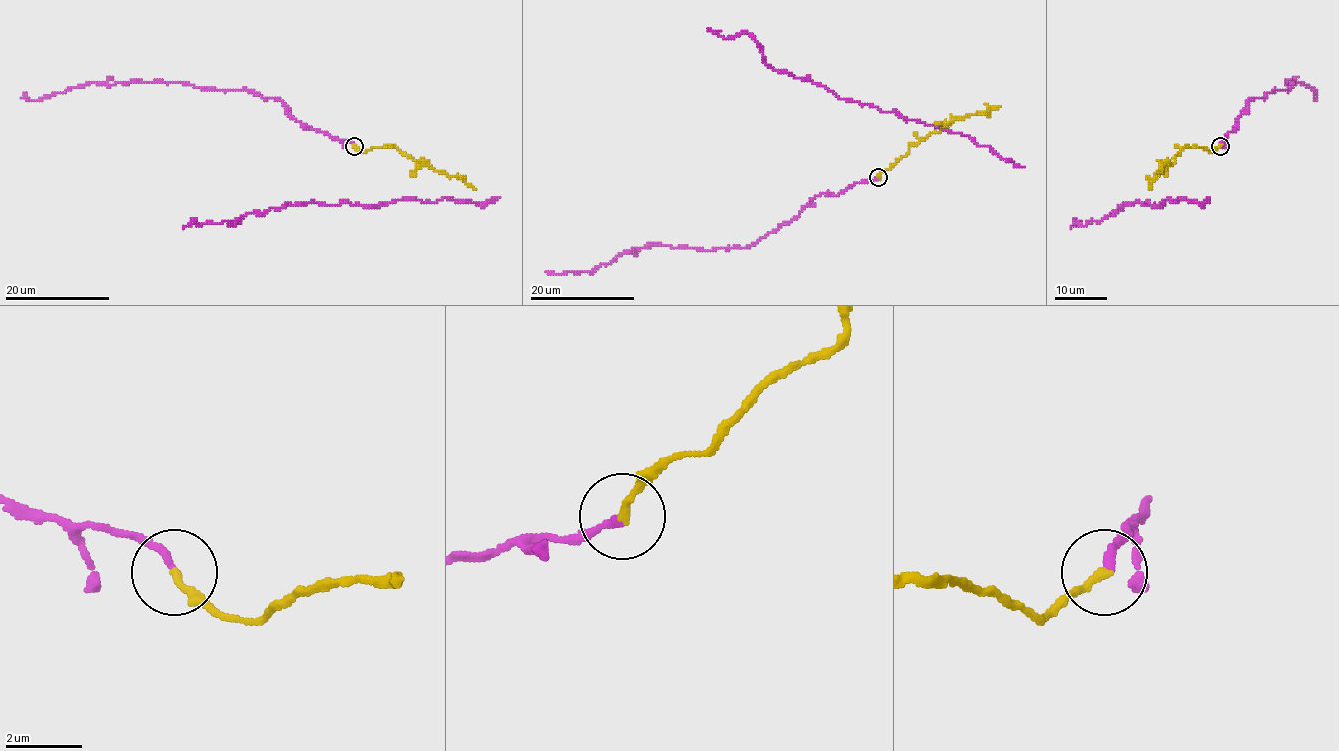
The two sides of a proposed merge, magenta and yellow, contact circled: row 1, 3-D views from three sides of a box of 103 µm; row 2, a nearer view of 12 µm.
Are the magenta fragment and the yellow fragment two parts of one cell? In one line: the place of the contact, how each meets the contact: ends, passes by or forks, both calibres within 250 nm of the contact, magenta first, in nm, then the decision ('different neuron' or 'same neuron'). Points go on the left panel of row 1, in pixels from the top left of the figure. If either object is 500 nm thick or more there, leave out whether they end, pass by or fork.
place (354, 146); magenta ends; yellow ends; calibres 200 and 200 nm; same neuron

